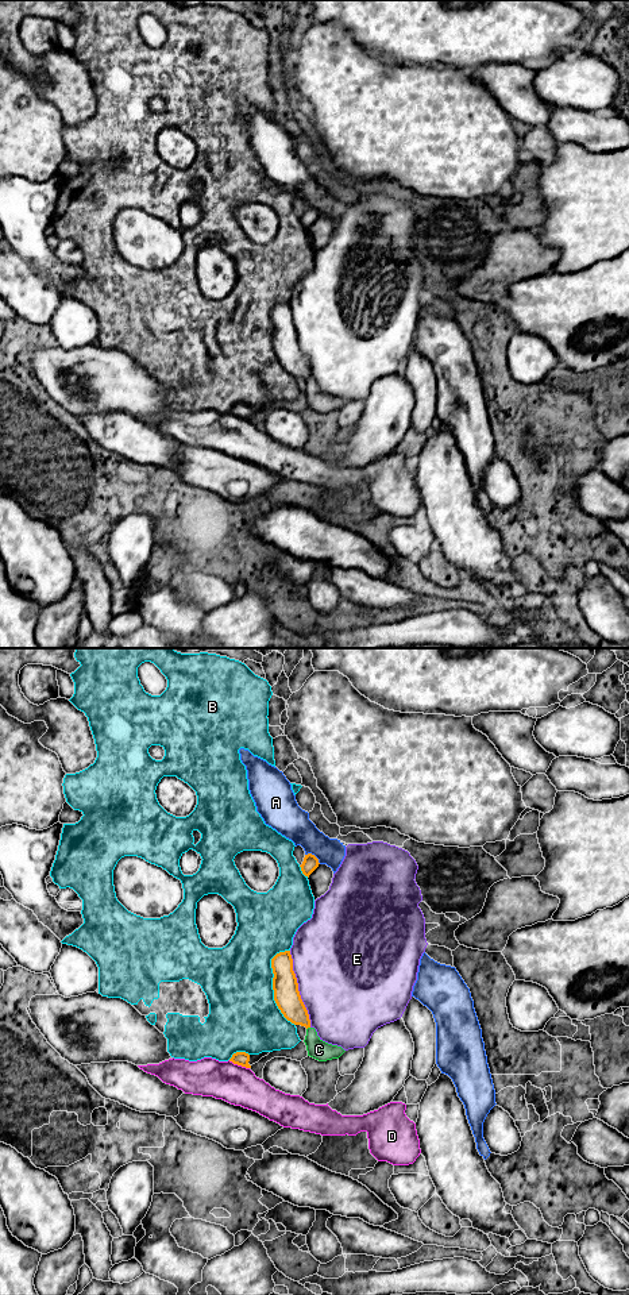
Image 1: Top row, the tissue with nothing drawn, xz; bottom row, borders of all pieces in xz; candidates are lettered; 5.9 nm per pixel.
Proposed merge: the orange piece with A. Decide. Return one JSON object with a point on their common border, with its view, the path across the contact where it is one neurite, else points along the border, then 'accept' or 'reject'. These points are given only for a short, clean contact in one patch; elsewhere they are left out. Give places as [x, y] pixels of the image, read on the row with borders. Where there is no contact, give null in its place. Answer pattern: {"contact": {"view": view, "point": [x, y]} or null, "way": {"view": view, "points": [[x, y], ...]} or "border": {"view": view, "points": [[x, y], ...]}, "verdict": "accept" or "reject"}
{"contact": {"view": "xz", "point": [313, 855]}, "border": {"view": "xz", "points": [[305, 854], [312, 854], [320, 863]]}, "verdict": "reject"}

